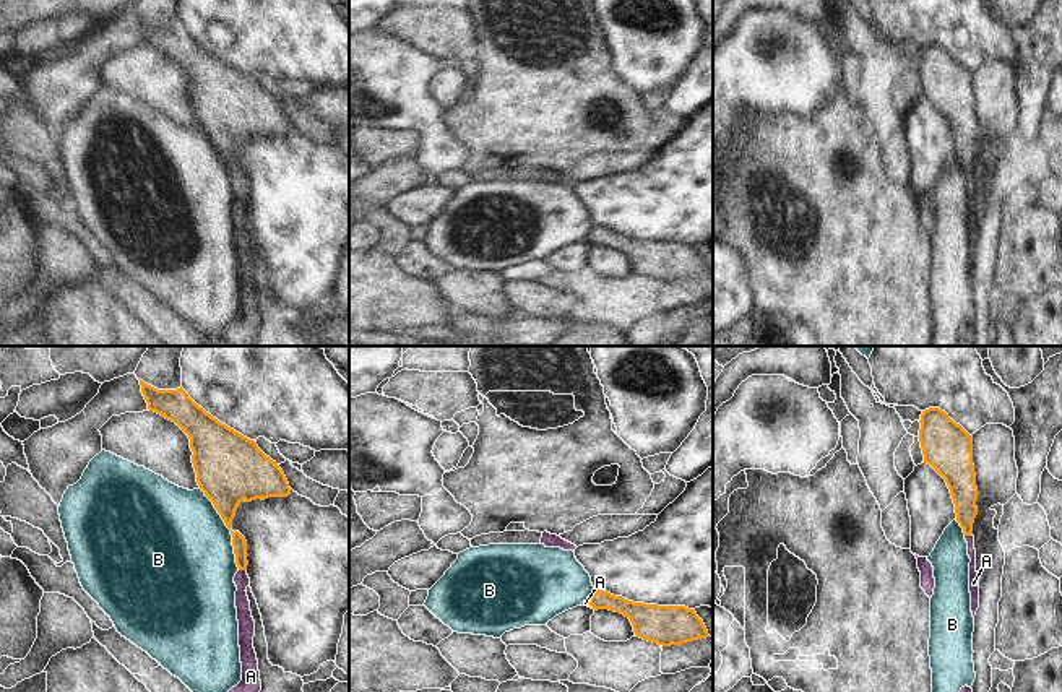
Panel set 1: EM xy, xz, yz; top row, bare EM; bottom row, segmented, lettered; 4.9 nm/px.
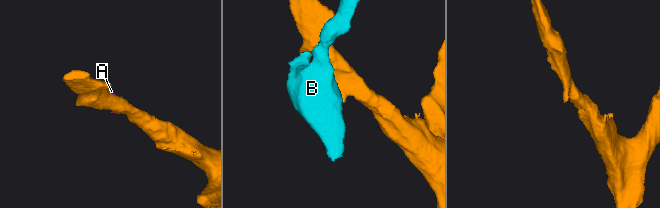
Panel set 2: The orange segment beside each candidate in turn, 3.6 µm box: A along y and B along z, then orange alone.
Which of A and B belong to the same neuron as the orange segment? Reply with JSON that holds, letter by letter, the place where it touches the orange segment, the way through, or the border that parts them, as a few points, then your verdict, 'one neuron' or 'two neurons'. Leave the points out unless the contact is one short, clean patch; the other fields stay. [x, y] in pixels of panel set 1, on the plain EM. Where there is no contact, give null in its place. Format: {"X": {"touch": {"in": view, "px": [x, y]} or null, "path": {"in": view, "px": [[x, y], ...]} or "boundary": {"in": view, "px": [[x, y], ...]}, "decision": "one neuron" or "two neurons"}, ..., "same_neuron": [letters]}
{"A": {"touch": {"in": "xy", "px": [242, 205]}, "path": {"in": "xy", "px": [[239, 179], [242, 205], [244, 250]]}, "decision": "one neuron"}, "B": {"touch": {"in": "xy", "px": [228, 163]}, "decision": "two neurons"}, "same_neuron": ["A"]}

